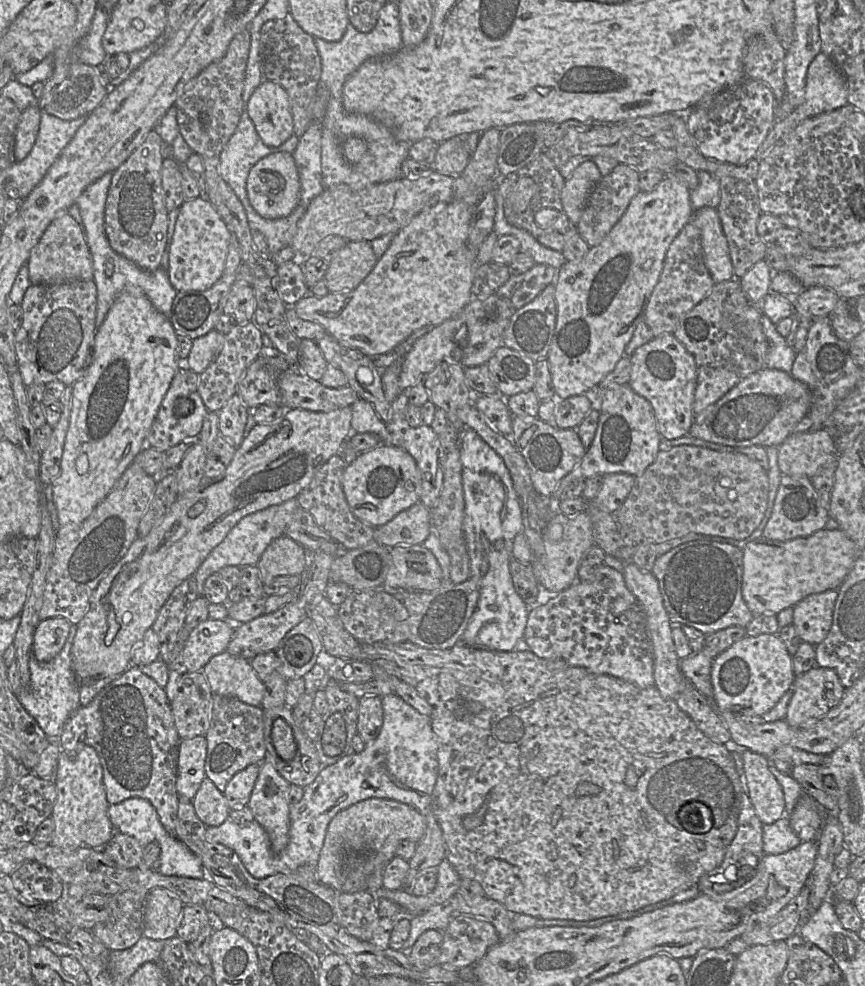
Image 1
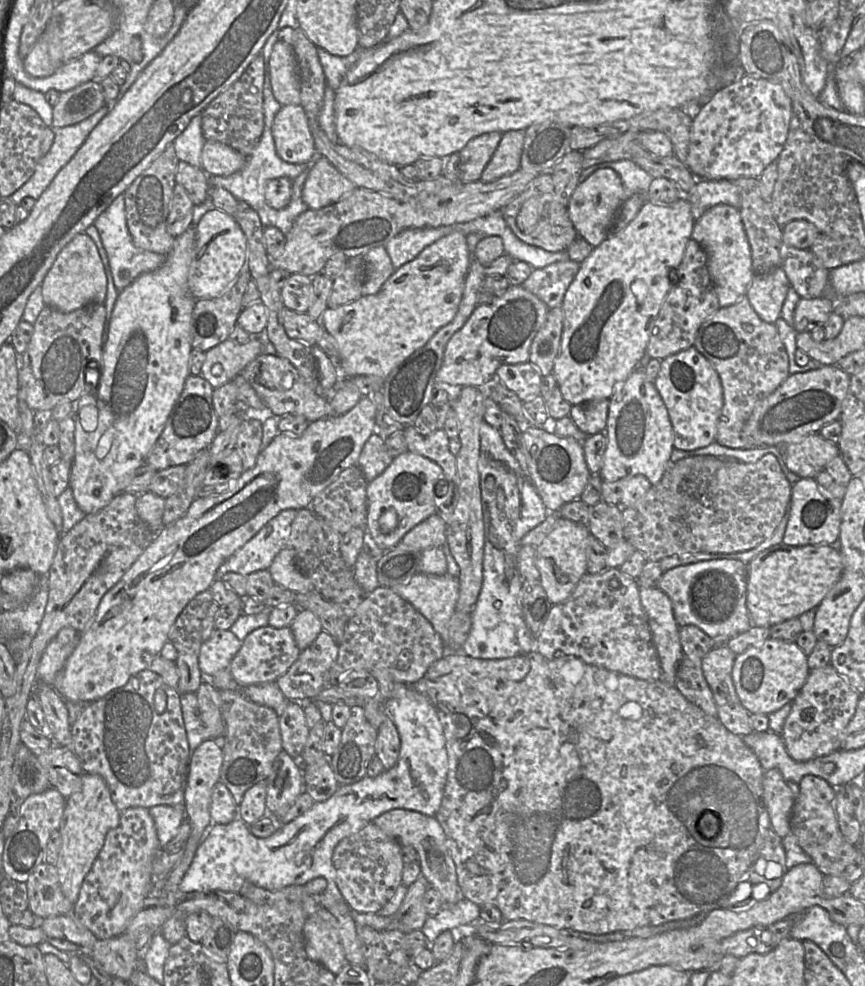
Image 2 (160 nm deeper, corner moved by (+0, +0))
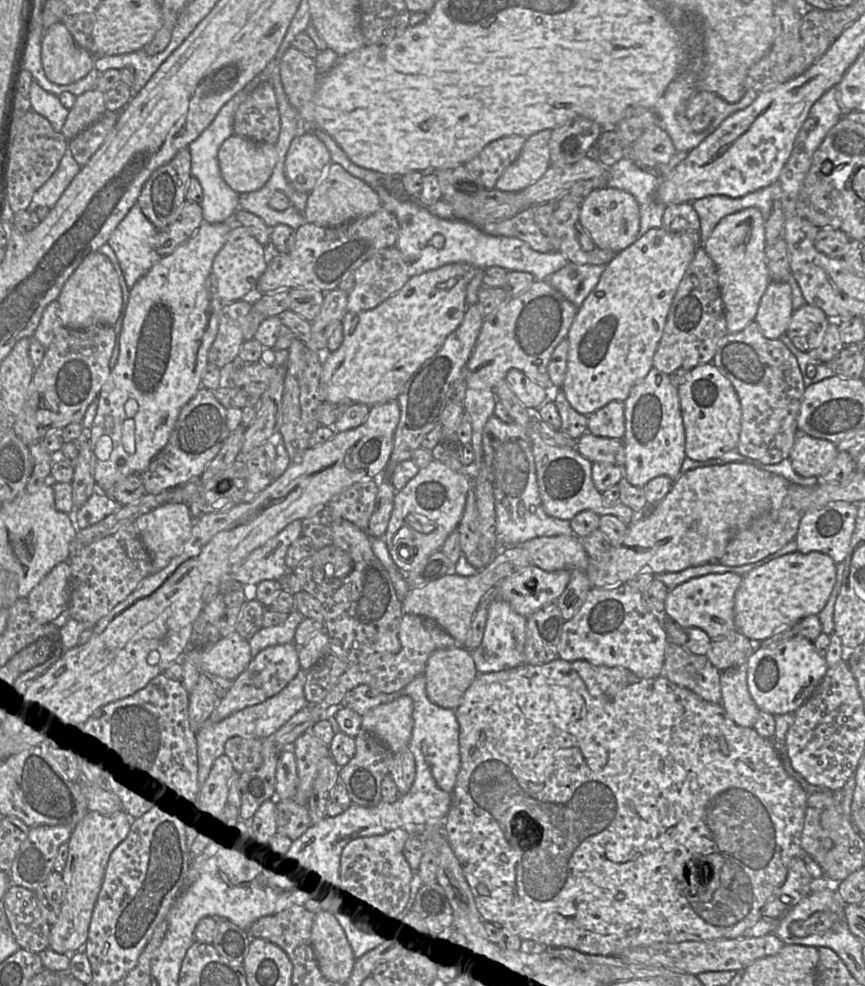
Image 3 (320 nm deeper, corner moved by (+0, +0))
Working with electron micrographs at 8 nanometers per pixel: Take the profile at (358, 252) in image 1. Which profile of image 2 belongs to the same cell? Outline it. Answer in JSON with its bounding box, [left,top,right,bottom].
[362,246,395,296]

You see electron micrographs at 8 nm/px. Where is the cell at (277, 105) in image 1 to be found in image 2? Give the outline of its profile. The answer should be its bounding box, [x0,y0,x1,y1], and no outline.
[271,105,318,164]

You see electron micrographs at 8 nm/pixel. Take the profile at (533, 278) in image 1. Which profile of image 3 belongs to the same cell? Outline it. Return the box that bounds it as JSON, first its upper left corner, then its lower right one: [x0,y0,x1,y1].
[547,262,605,308]

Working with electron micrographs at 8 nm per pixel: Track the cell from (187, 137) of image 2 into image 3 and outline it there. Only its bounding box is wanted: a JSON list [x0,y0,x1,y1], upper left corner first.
[188,75,262,223]

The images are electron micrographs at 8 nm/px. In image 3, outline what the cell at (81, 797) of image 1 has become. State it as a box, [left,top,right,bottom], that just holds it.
[49,811,131,955]

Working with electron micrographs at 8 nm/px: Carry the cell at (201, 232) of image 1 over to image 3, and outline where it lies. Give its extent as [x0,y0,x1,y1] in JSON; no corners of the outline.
[212,223,270,303]

